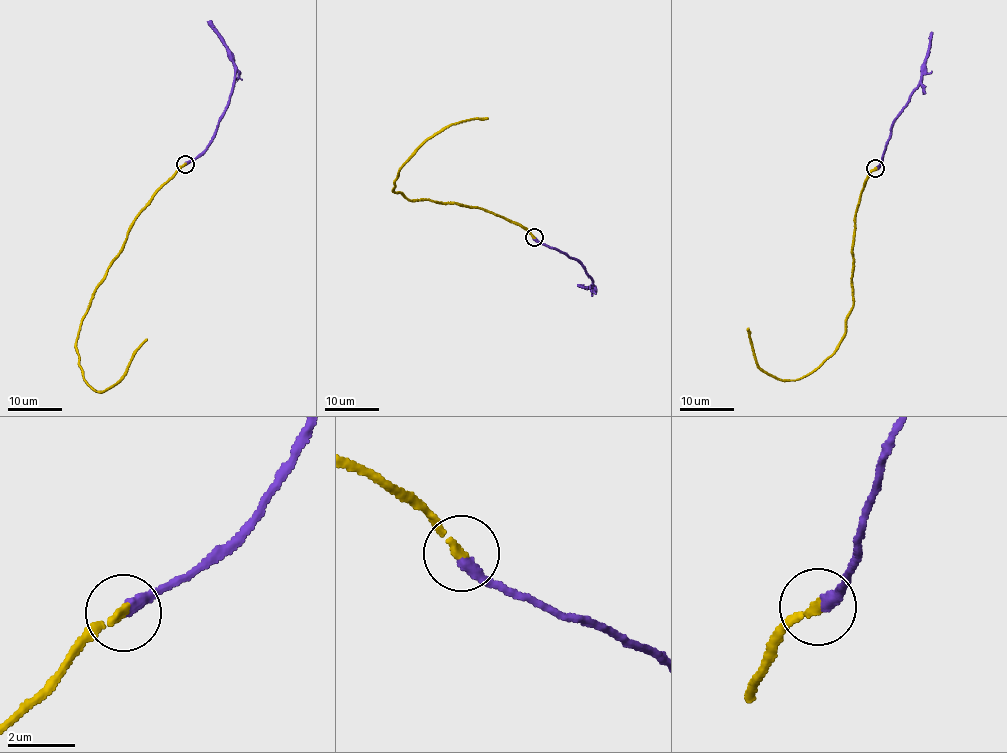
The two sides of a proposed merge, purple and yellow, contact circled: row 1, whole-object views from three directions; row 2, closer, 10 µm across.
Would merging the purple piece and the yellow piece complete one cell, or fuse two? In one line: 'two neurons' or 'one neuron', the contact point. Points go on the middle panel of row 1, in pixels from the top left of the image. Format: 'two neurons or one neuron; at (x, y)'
one neuron; at (534, 237)

